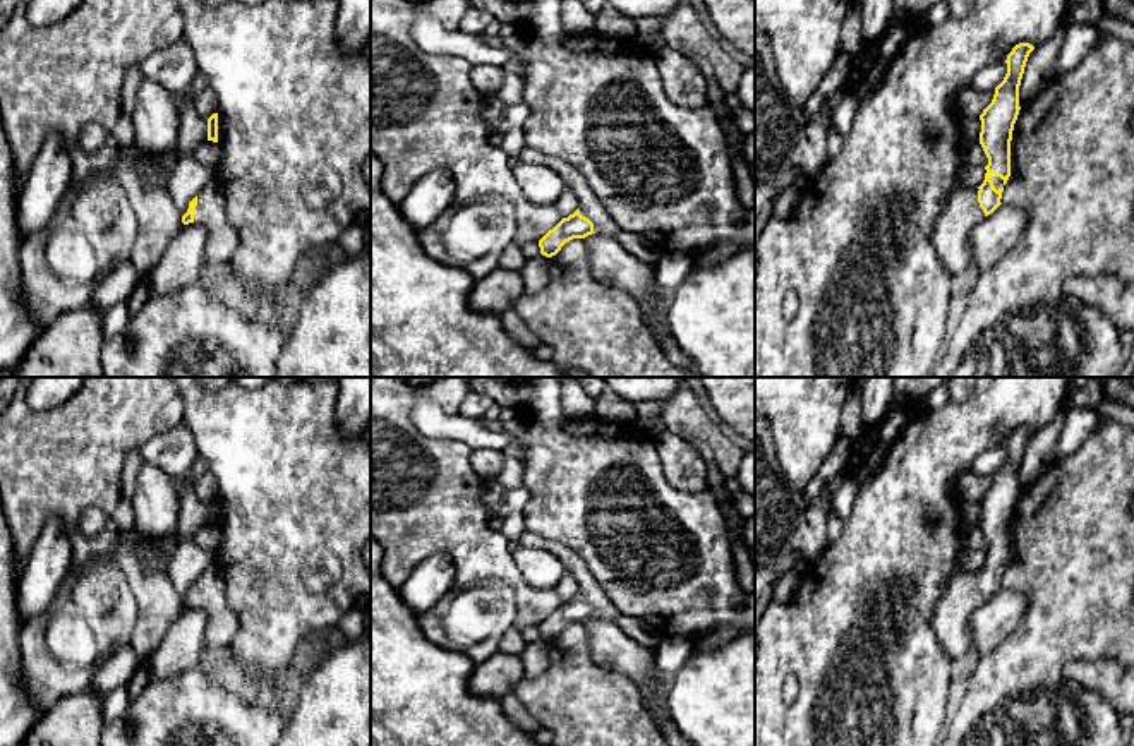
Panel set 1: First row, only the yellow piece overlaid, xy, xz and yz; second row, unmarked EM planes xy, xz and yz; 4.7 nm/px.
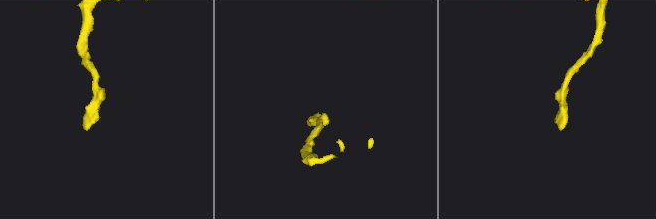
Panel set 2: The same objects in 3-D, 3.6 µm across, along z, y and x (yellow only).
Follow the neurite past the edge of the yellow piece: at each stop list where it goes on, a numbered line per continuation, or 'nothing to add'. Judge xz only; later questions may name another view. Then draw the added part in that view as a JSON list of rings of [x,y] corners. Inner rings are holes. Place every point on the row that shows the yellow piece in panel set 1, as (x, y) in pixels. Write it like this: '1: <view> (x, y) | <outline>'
1: xz (589, 204) | [[[525,146],[525,149],[516,156],[516,161],[540,165],[554,170],[575,190],[578,197],[580,214],[594,223],[595,233],[618,240],[633,257],[636,257],[652,269],[655,268],[662,254],[647,238],[621,230],[616,221],[607,214],[590,185],[571,165],[563,161],[561,158],[540,153],[530,146]]]

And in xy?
1: xy (222, 239) | [[[214,182],[197,196],[194,223],[208,230],[206,264],[230,261],[238,245],[238,233],[225,213],[223,192]]]

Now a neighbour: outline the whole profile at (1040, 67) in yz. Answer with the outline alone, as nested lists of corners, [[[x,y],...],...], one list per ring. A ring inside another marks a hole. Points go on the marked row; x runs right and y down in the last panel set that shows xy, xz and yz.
[[[1060,26],[1047,41],[1034,46],[1034,50],[1029,53],[1019,86],[1019,113],[1038,96],[1038,93],[1057,74],[1055,63],[1064,38],[1065,27]]]

